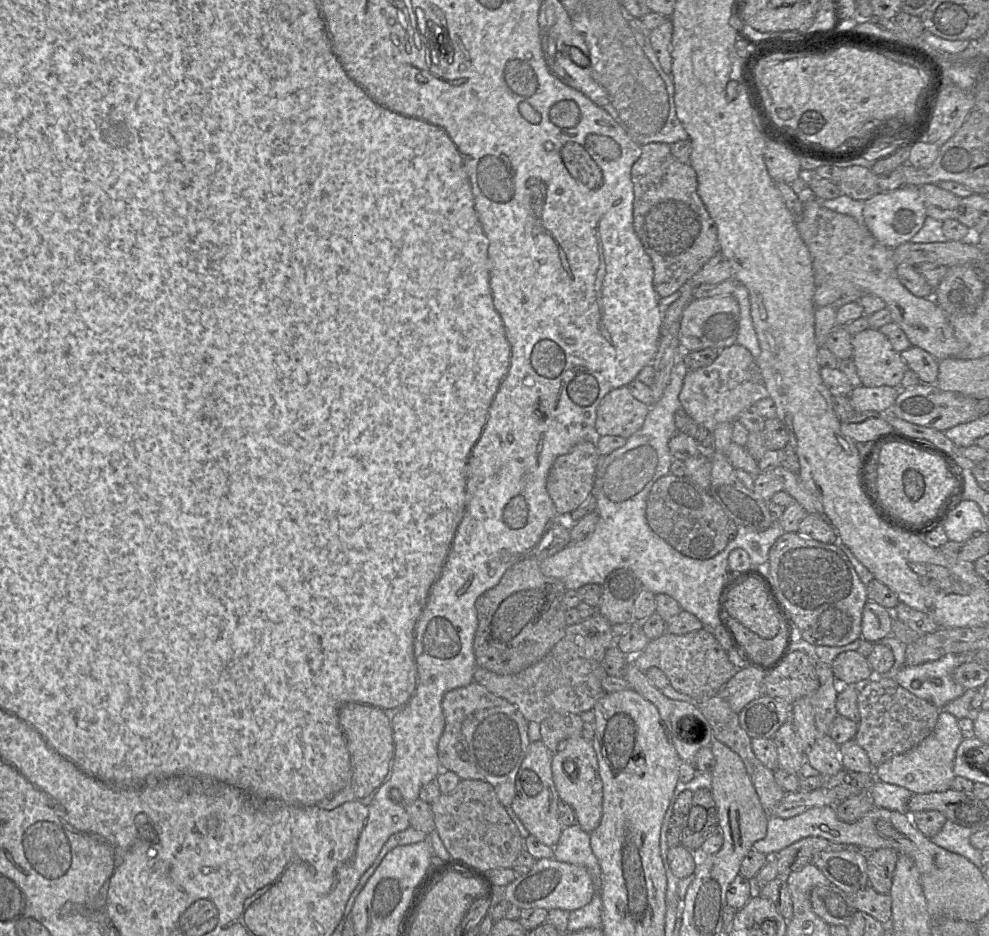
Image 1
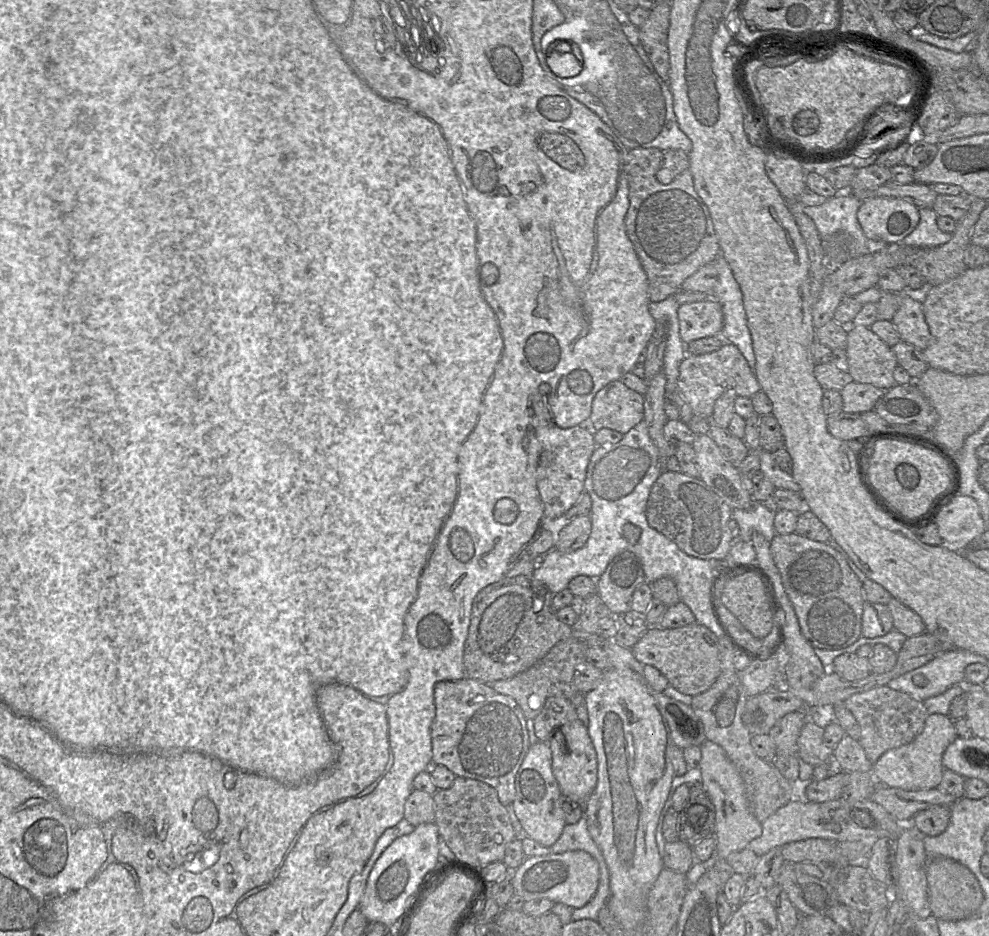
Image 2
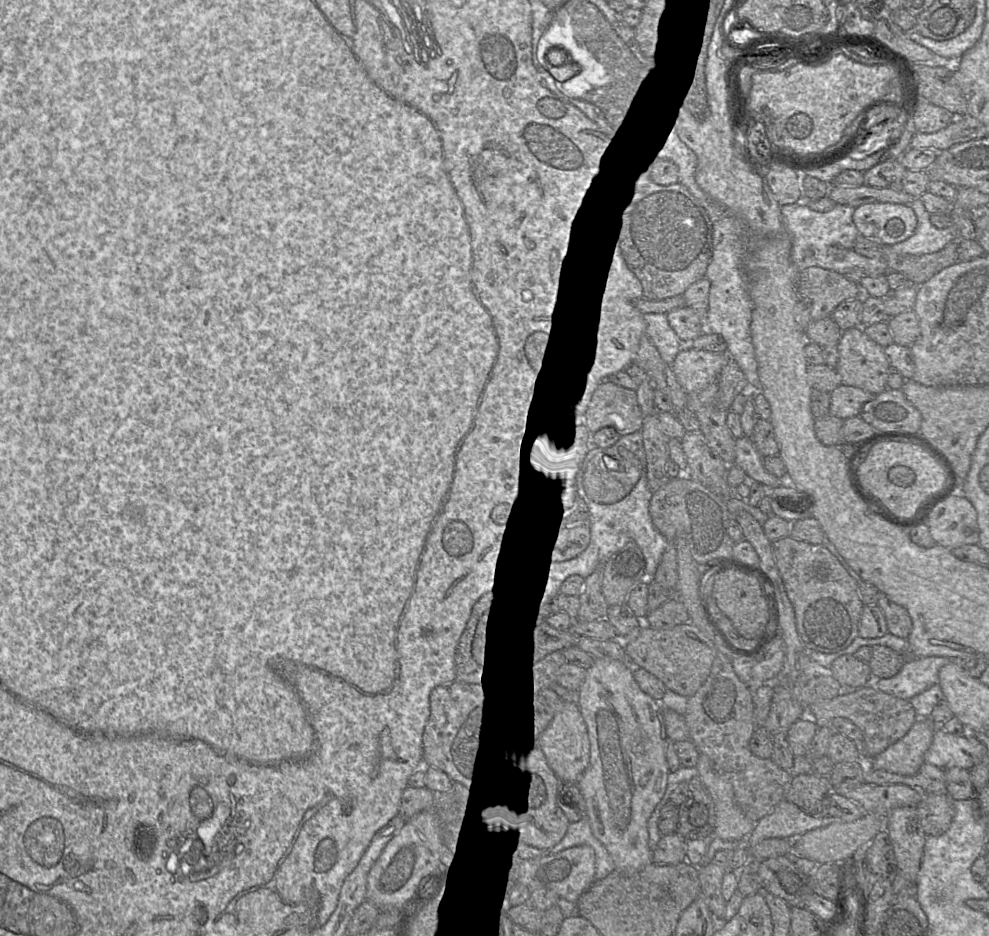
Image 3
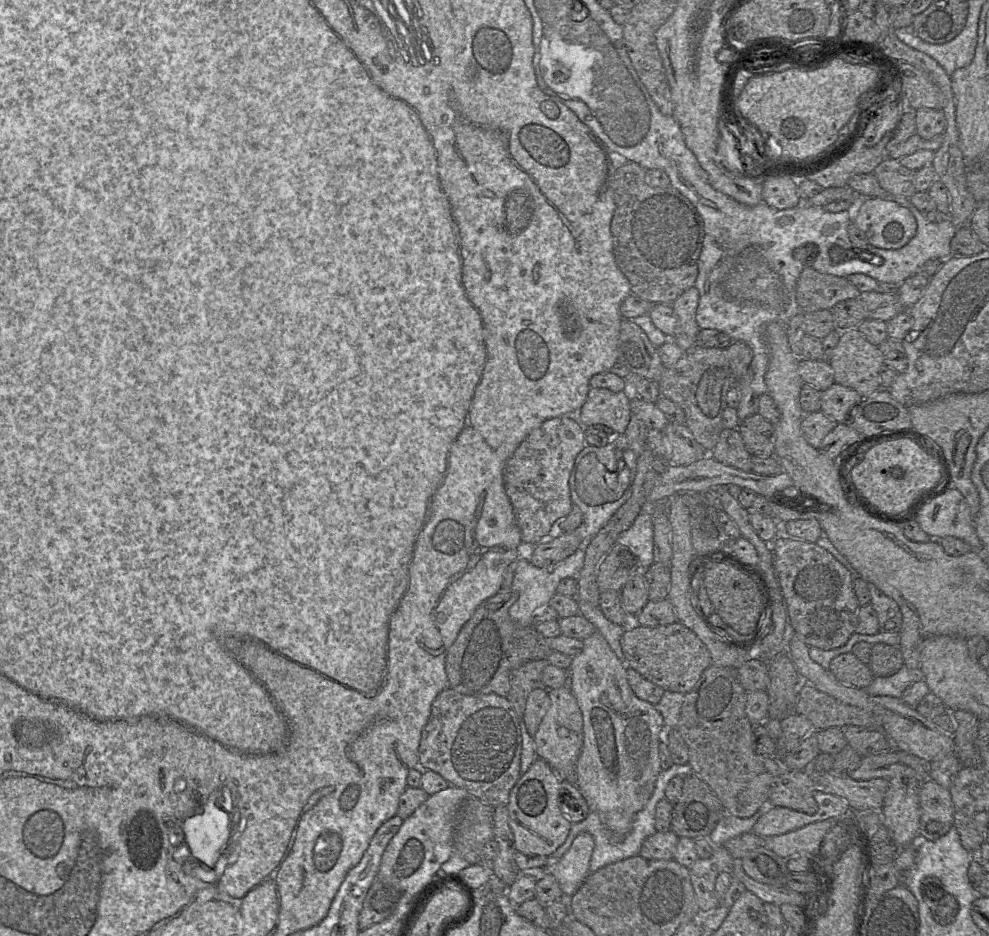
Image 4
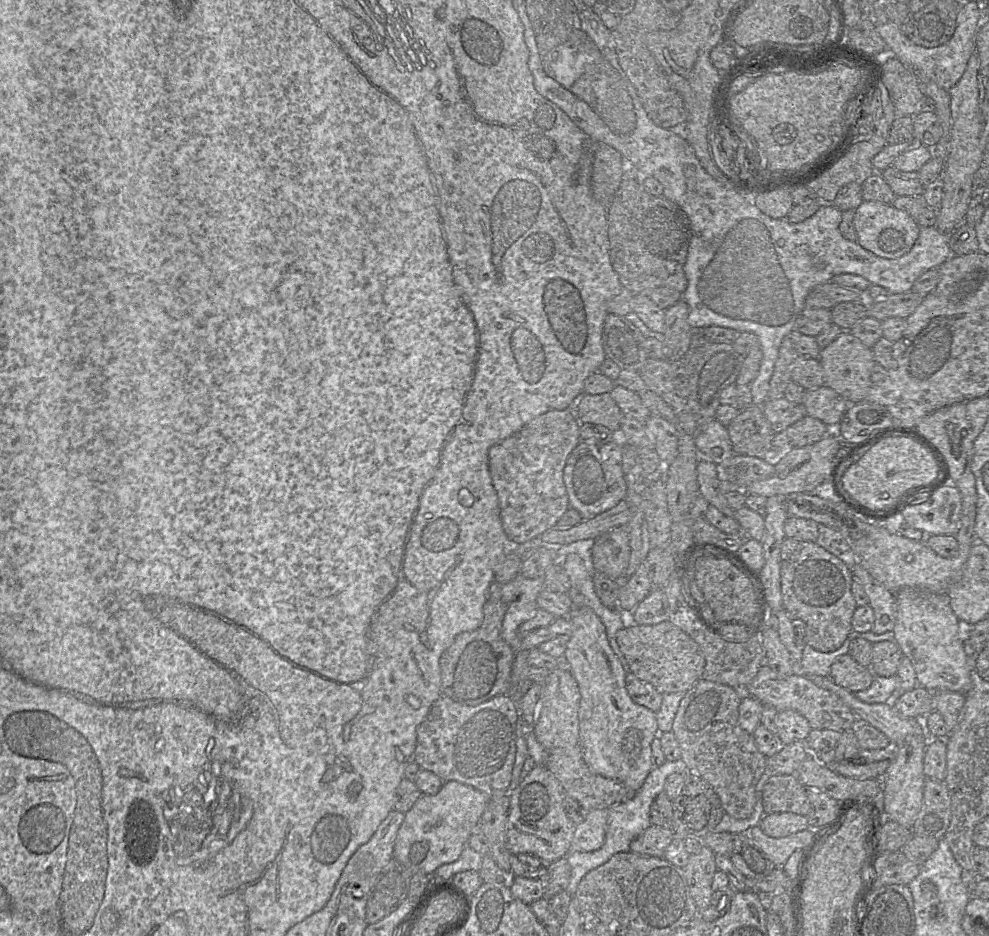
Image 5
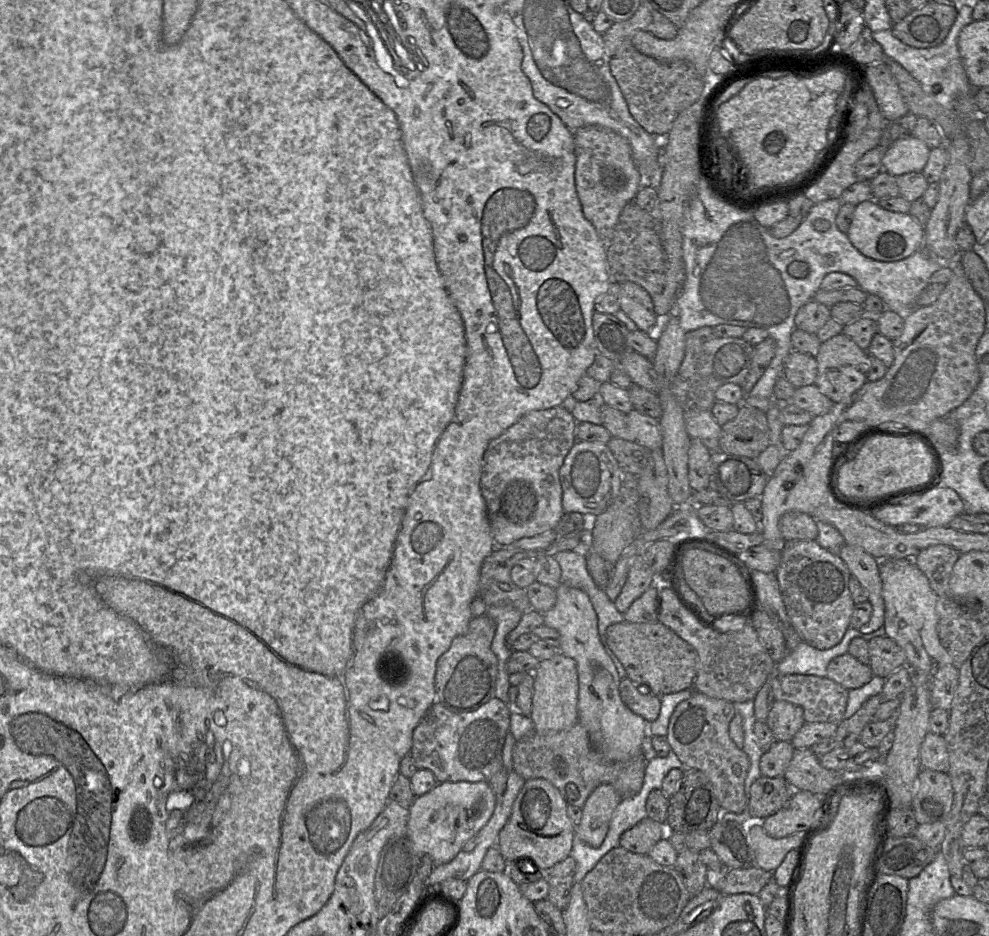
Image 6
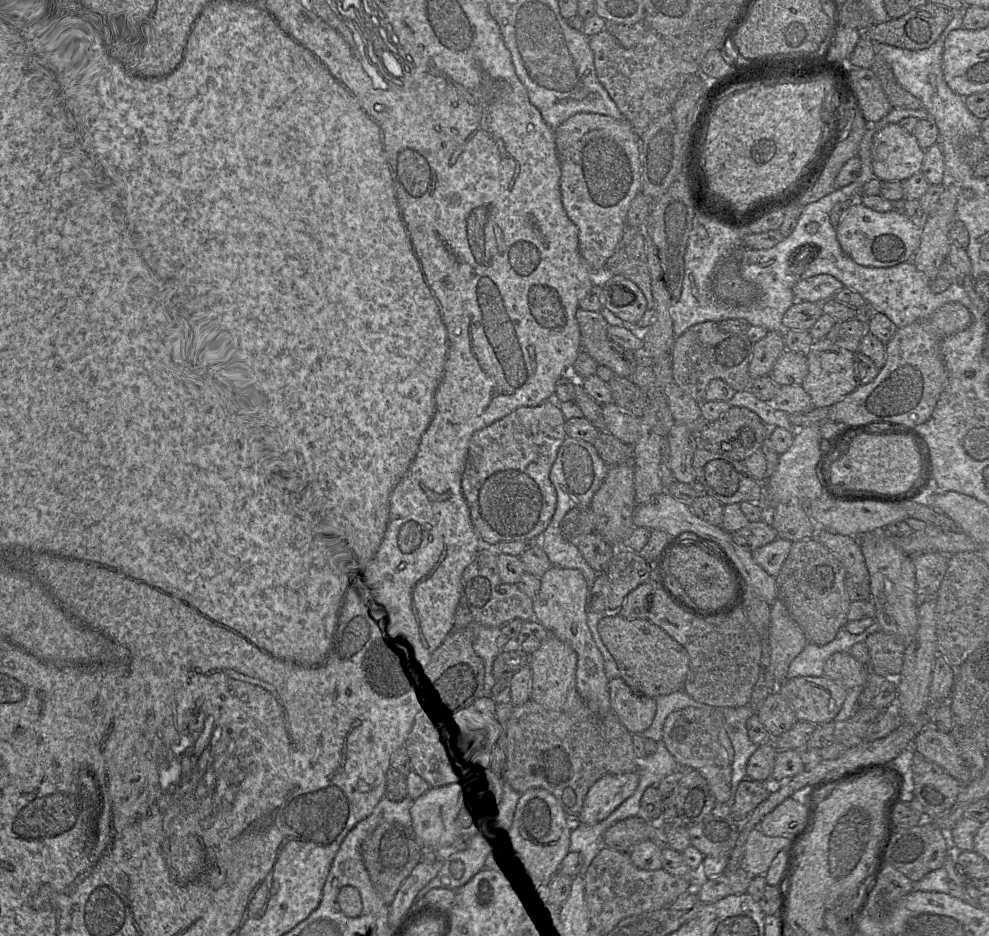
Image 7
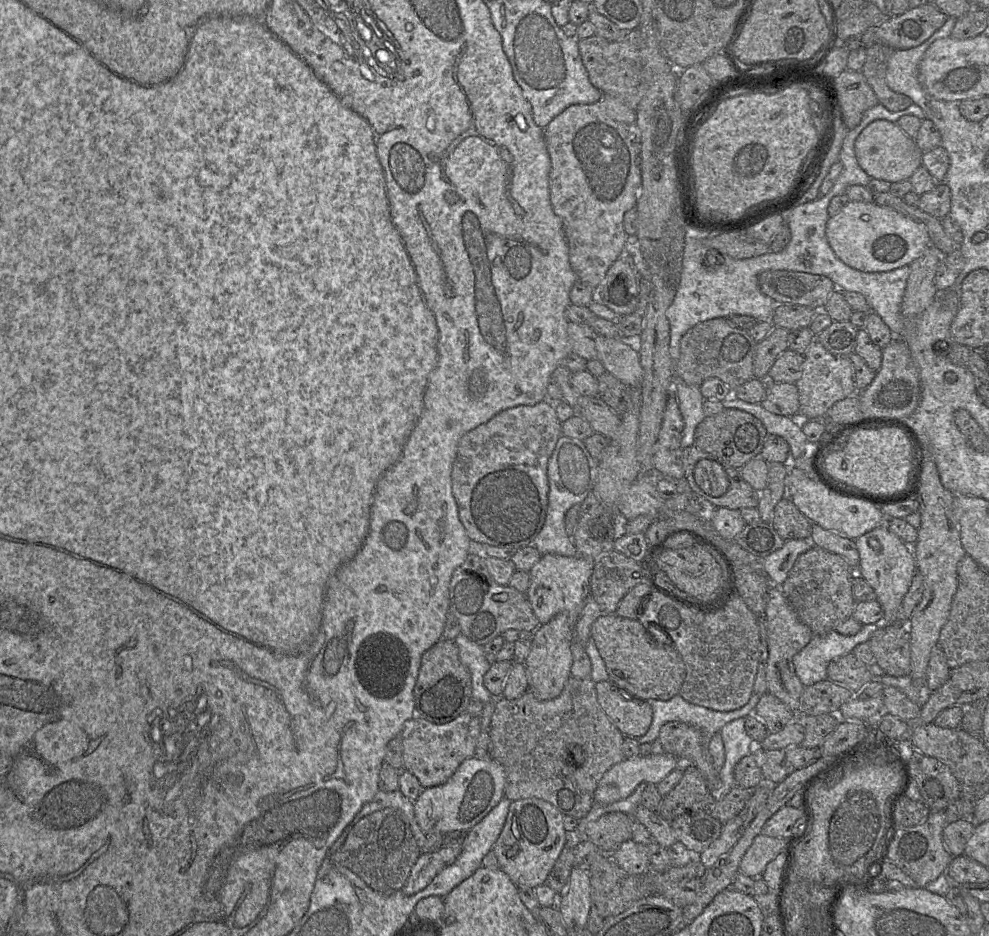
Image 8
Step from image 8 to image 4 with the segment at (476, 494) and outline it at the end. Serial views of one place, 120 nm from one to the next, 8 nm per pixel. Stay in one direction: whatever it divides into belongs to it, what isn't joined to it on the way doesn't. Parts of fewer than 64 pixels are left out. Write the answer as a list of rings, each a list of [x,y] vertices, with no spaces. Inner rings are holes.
[[[564,415],[533,429],[508,459],[503,471],[505,491],[511,501],[522,542],[537,545],[555,523],[571,511],[569,479],[577,455],[586,446],[585,427]]]

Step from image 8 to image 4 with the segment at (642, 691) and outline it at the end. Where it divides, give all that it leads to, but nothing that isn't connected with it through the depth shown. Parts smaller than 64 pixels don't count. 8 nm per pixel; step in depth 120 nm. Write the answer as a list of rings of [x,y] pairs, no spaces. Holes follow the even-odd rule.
[[[679,622],[626,630],[621,638],[621,646],[629,667],[664,691],[682,694],[690,692],[702,673],[712,664],[706,646],[691,630]]]

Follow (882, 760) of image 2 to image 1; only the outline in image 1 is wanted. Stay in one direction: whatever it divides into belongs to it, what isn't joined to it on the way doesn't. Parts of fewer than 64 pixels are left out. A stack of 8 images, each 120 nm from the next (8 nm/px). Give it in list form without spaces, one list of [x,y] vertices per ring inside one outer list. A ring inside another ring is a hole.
[[[940,711],[935,728],[927,738],[911,750],[880,764],[873,770],[874,776],[876,780],[901,786],[913,794],[946,791],[951,788],[956,776],[953,764],[956,750],[962,740],[958,719],[950,713]]]

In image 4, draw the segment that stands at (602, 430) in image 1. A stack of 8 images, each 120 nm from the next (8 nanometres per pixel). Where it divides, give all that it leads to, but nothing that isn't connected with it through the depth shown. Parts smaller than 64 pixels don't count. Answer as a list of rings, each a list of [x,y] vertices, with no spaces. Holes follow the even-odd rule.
[[[591,388],[588,392],[584,405],[578,411],[581,425],[589,427],[593,425],[605,425],[614,432],[624,435],[631,419],[630,392],[627,396],[625,392],[613,392],[607,388]]]

